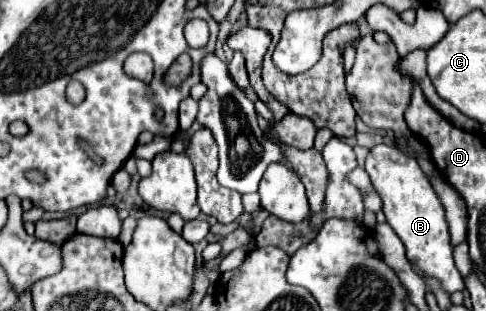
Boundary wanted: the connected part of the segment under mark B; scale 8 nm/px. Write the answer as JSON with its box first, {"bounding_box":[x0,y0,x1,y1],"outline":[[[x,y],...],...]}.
{"bounding_box":[365,143,465,293],"outline":[[[381,143],[369,151],[365,171],[369,173],[371,183],[383,201],[383,213],[387,217],[387,223],[393,227],[393,231],[407,249],[407,259],[411,261],[411,265],[429,277],[437,277],[447,293],[463,291],[465,283],[453,261],[445,209],[417,161],[413,157],[407,157],[393,145]]]}

